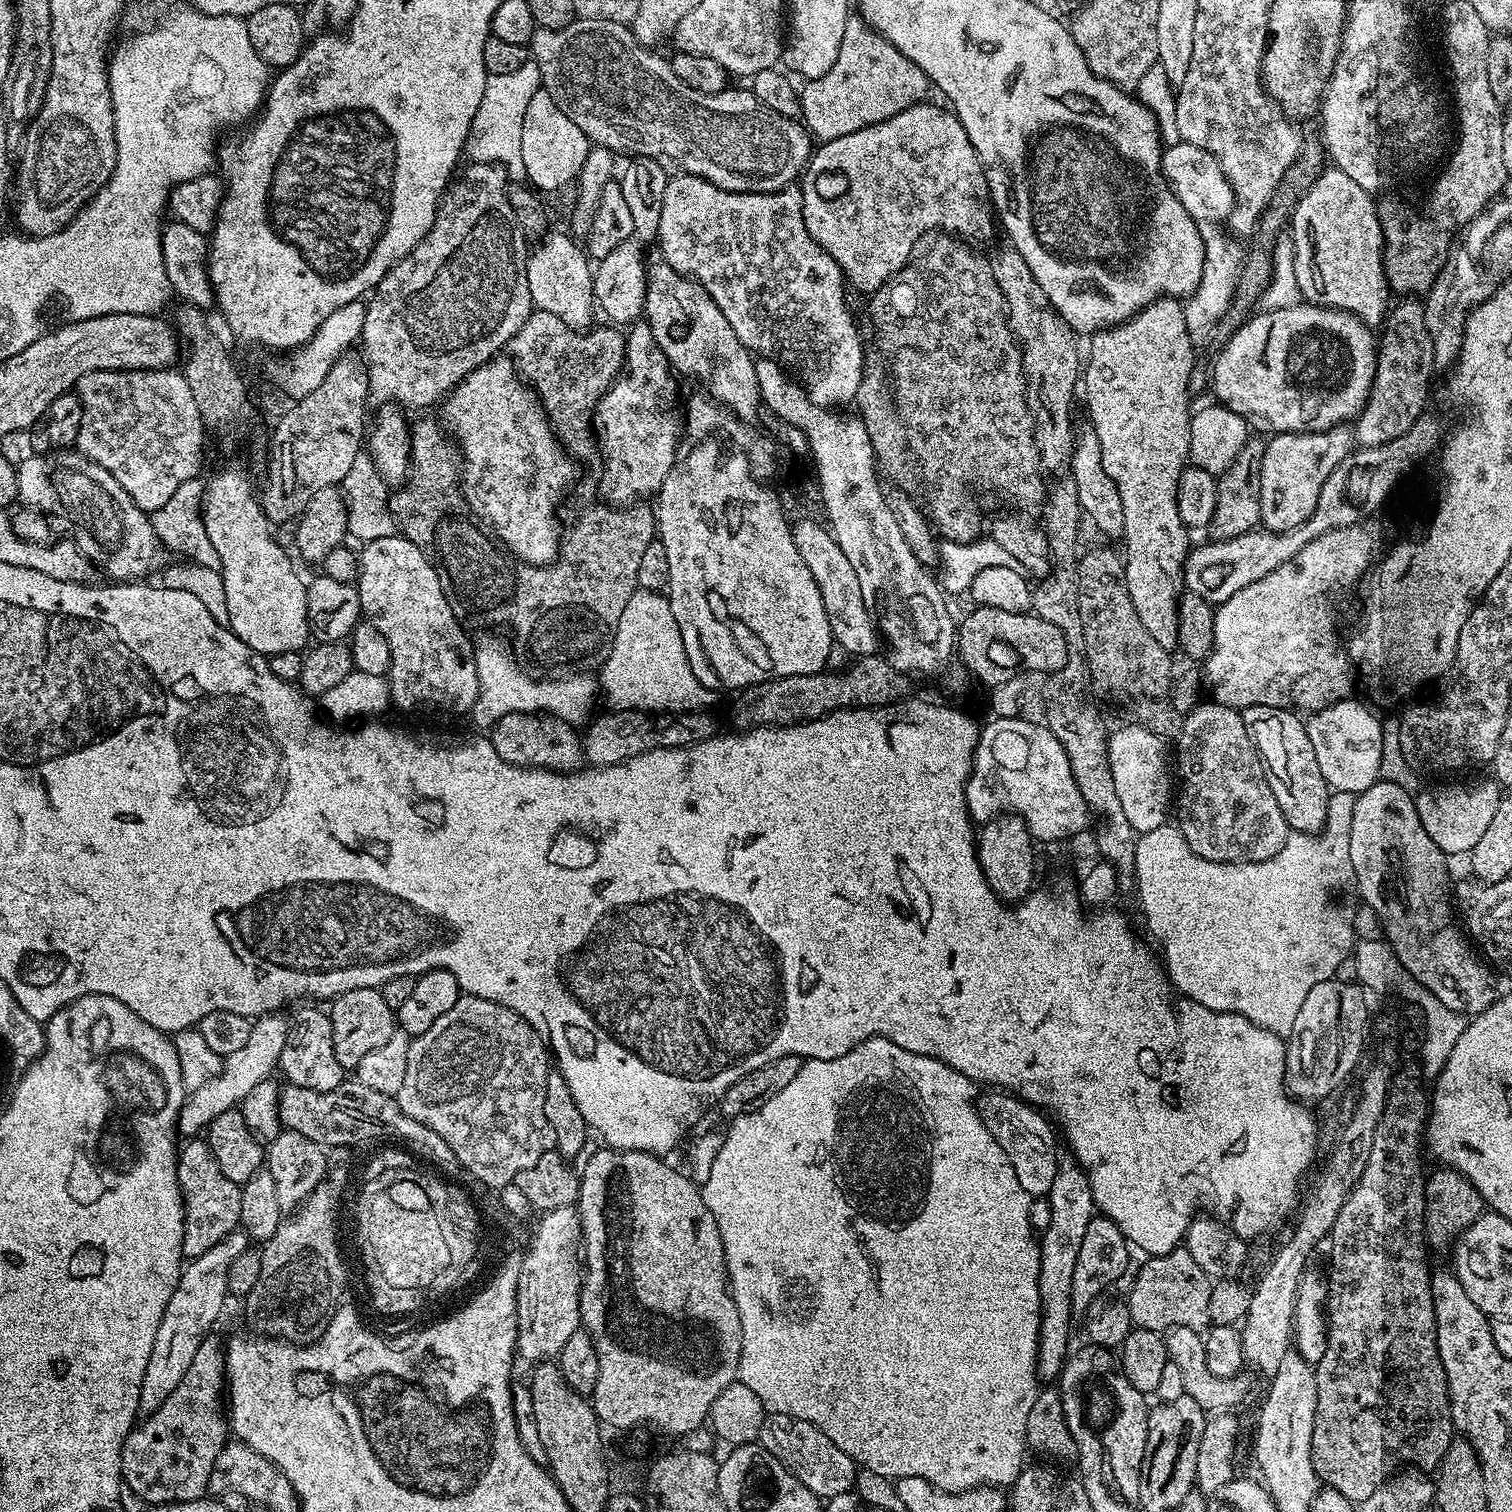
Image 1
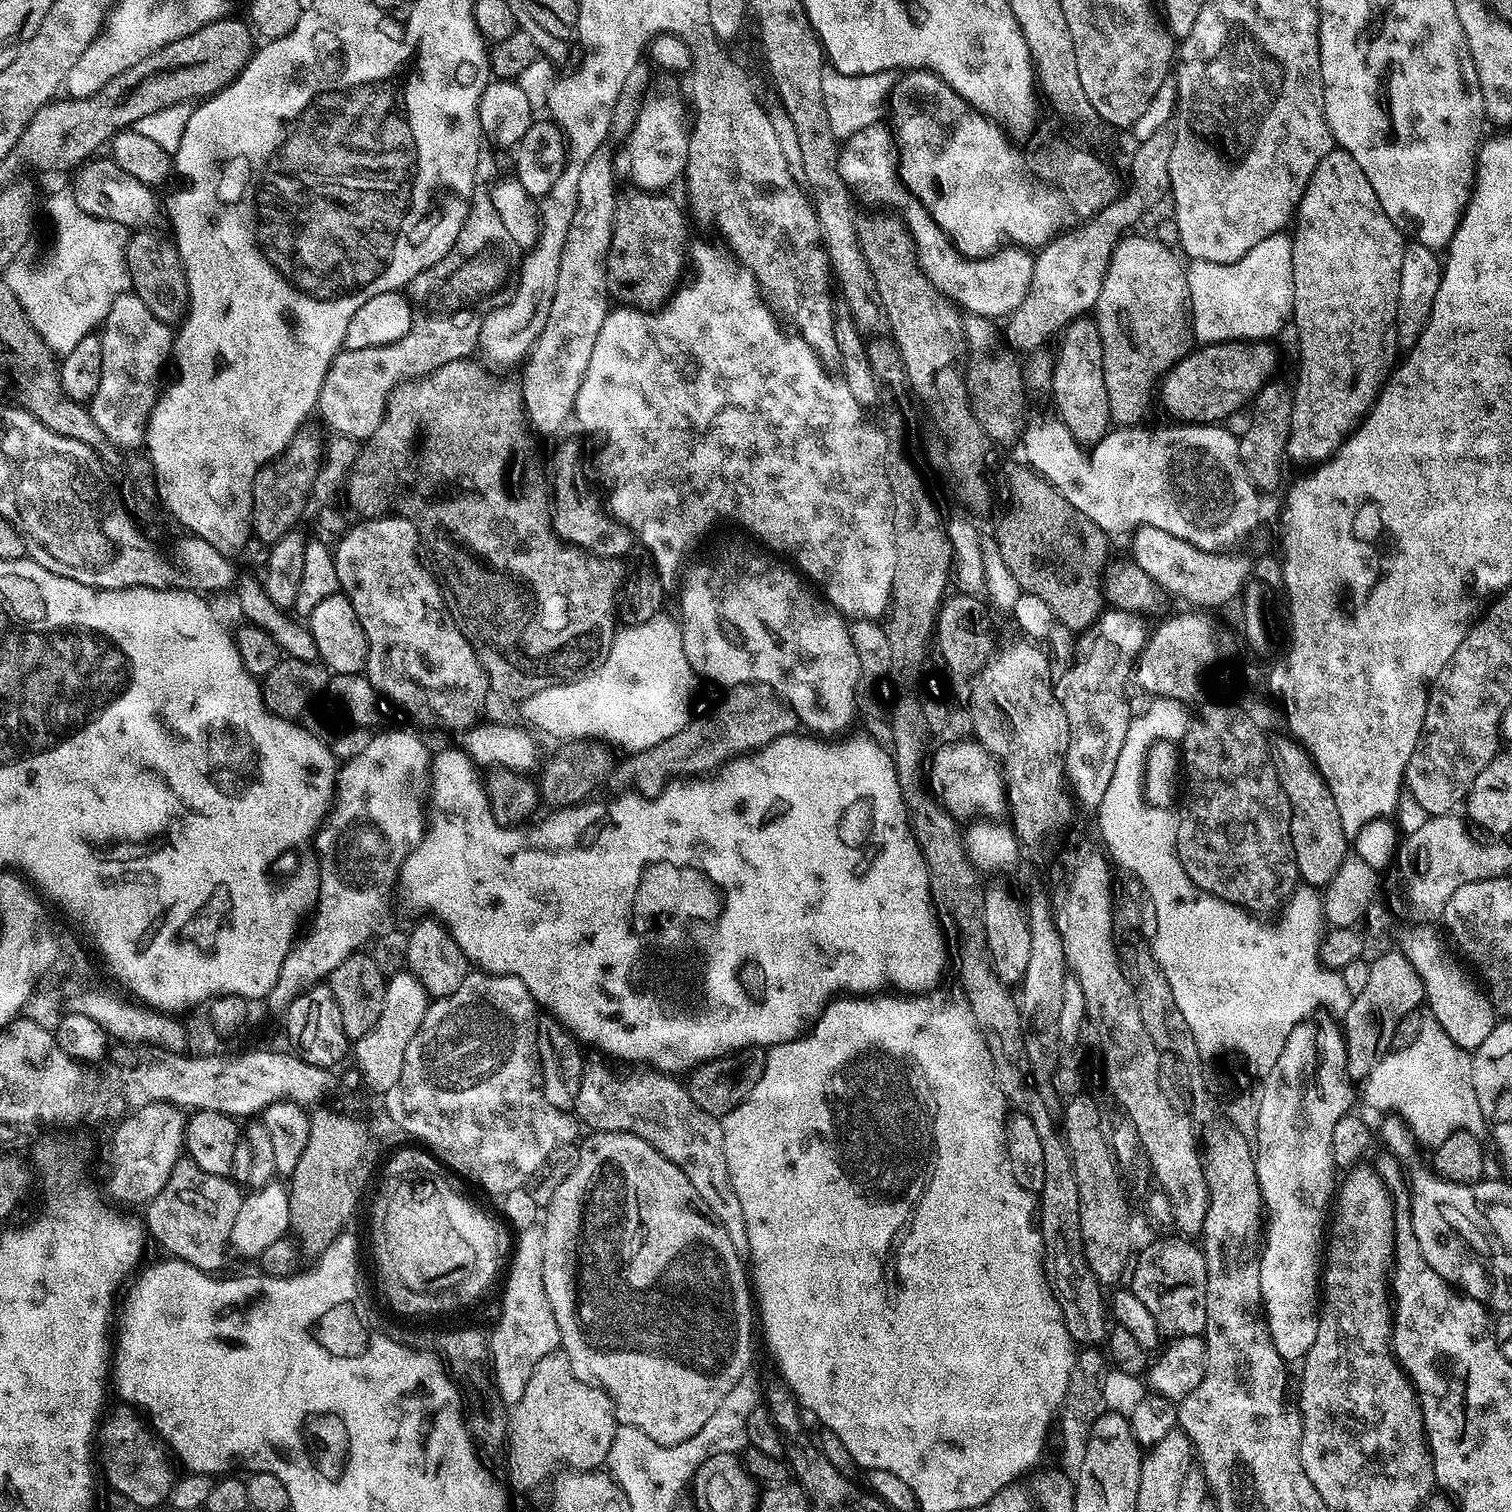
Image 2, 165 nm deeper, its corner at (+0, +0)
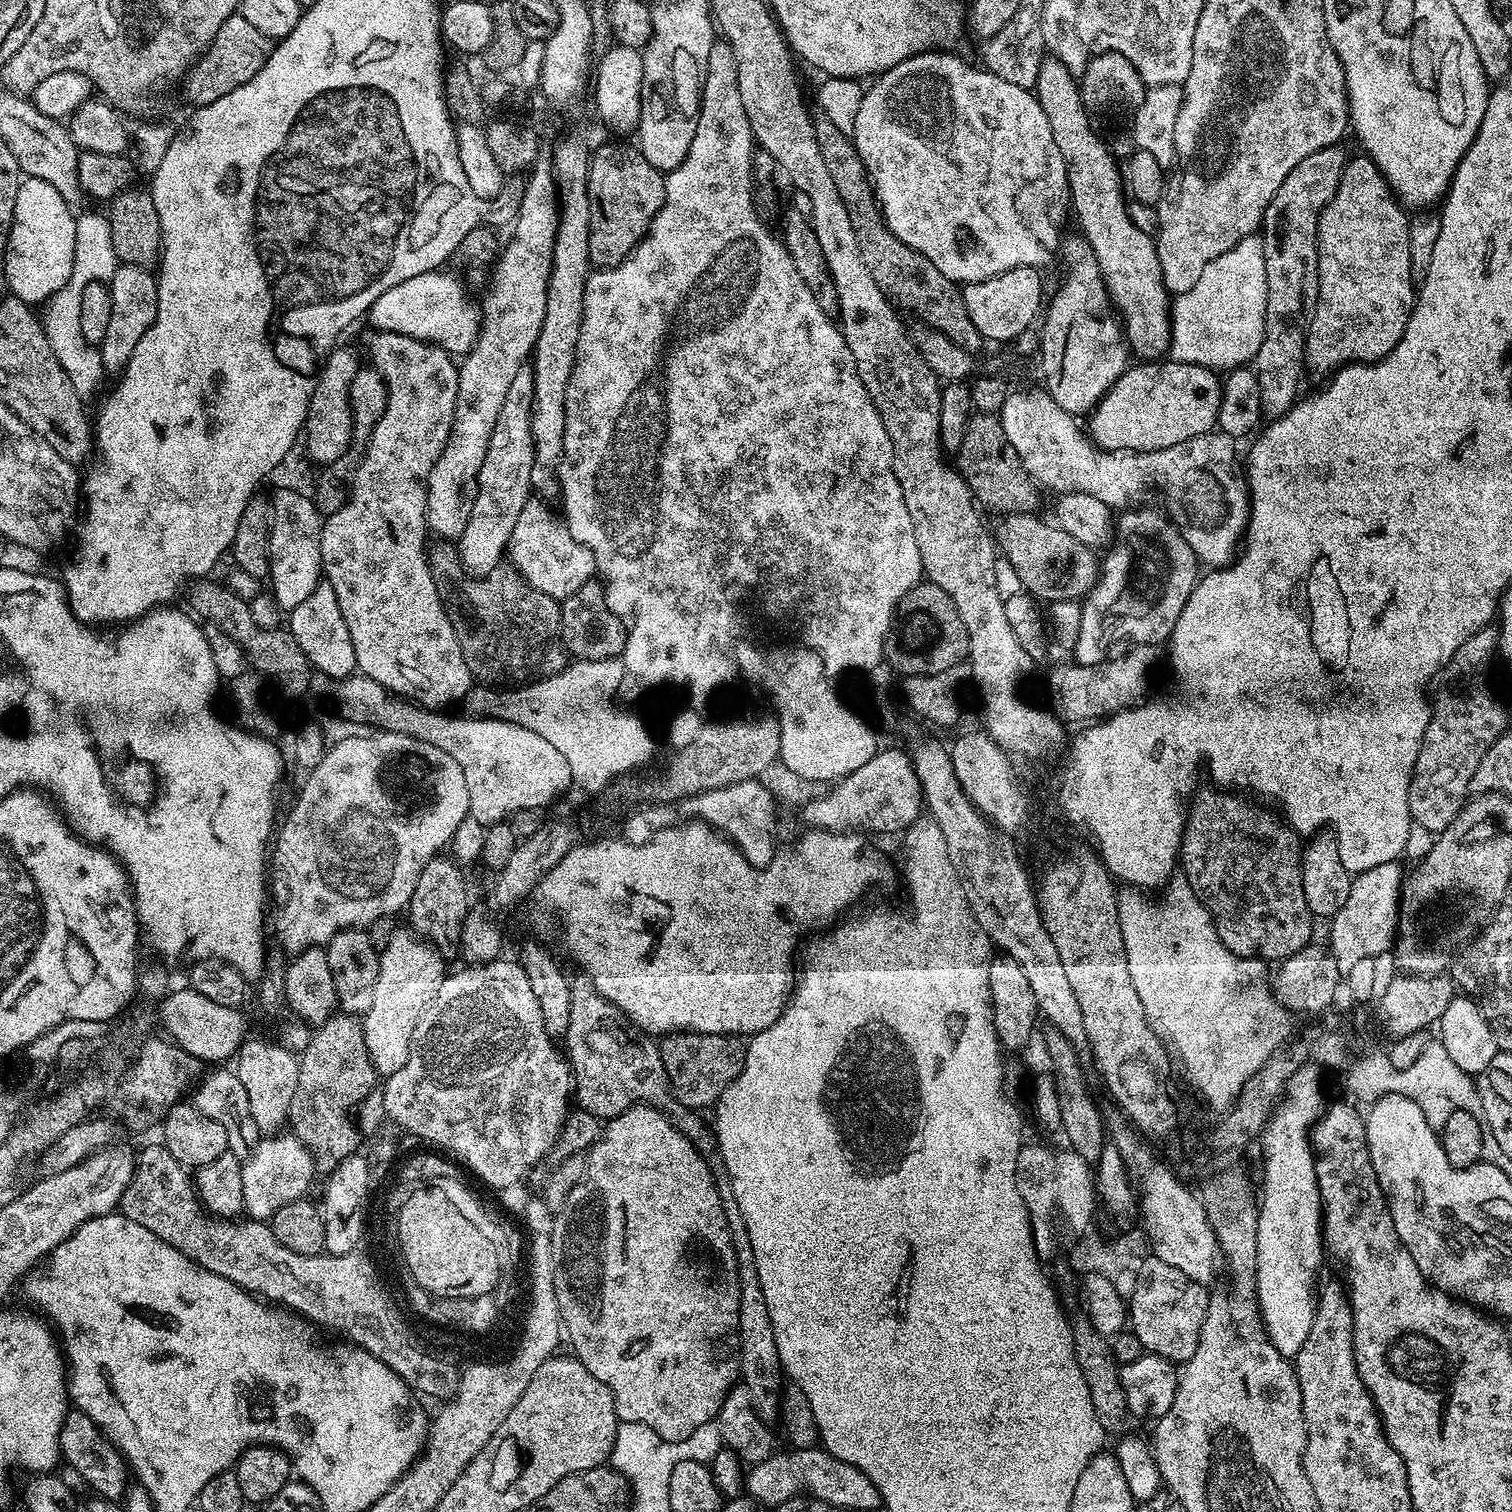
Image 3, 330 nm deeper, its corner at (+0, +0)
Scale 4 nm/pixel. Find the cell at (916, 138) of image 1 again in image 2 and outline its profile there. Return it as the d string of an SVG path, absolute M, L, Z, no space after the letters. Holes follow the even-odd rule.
M877 122L870 126L862 126L854 135L848 137L839 145L839 156L836 168L840 177L848 184L848 187L855 199L864 204L881 204L881 209L894 210L897 208L899 219L903 226L910 233L915 251L918 253L918 265L928 281L936 288L945 301L957 304L965 308L972 316L986 316L989 318L1007 317L1026 298L1026 290L1030 290L1030 274L1032 273L1033 253L1029 249L1019 246L1000 246L991 254L985 254L979 258L964 256L952 245L947 234L936 225L936 222L927 209L920 204L919 200L905 188L900 180L900 154L896 147L896 137L893 129L884 125L884 122Z

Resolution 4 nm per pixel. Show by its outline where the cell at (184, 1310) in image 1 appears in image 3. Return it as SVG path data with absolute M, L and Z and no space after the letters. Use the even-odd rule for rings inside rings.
M276 1134L261 1141L256 1151L252 1153L251 1158L245 1161L243 1170L243 1202L244 1209L247 1215L252 1216L252 1220L256 1222L269 1221L273 1214L282 1206L288 1205L294 1200L301 1199L313 1178L316 1175L315 1157L307 1147L292 1134Z

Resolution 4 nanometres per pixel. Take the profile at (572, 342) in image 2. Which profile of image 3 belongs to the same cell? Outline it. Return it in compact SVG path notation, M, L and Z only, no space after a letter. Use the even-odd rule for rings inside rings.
M525 366L514 374L502 414L498 414L498 422L494 422L486 462L482 462L482 470L476 479L480 492L476 496L470 522L458 541L458 551L465 569L478 578L487 576L501 565L510 534L514 534L514 522L518 522L518 514L522 514L522 506L530 499L534 488L532 465L536 463L536 454L532 437L533 398L534 378L531 367Z

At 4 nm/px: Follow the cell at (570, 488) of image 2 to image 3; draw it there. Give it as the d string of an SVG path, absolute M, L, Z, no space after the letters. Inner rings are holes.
M530 498L525 502L518 522L514 522L514 534L510 534L506 552L509 557L512 555L511 565L528 584L561 602L597 575L596 560L592 551L570 534L561 513L547 503L551 504L544 498Z

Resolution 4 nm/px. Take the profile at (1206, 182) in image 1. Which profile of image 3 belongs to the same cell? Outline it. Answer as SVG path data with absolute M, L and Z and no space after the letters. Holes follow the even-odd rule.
M948 50L917 52L898 66L879 73L871 81L873 84L867 85L862 106L858 106L858 118L854 118L854 130L850 134L864 173L872 184L872 191L876 193L876 202L880 205L886 226L899 240L906 242L906 246L930 258L930 262L934 262L934 266L938 266L938 270L942 270L942 274L946 274L946 278L950 278L958 286L977 284L1006 270L1036 268L1046 263L1051 256L1053 259L1060 251L1062 233L1065 231L1064 219L1067 216L1069 219L1070 216L1066 162L1062 158L1062 150L1058 150L1054 143L1054 133L1050 131L1050 122L1042 111L1042 106L1031 91L1022 86L1014 86L990 71L979 70L971 68L966 61L951 56Z

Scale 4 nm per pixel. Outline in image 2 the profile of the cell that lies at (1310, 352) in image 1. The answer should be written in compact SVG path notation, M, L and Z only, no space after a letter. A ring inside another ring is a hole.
M1229 342L1226 344L1206 344L1197 347L1195 350L1188 353L1180 359L1176 365L1168 371L1168 373L1162 377L1162 383L1158 388L1158 396L1164 399L1164 404L1168 407L1169 412L1177 416L1177 421L1180 422L1191 422L1194 424L1215 424L1217 422L1227 421L1228 416L1231 412L1239 412L1251 401L1252 397L1256 396L1260 389L1264 387L1265 384L1269 383L1273 379L1272 371L1276 368L1276 352L1272 349L1273 345L1268 342Z

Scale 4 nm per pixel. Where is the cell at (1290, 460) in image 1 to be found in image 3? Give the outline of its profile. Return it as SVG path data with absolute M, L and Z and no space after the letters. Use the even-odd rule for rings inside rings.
M1363 154L1353 155L1344 167L1334 198L1322 210L1318 234L1318 294L1320 301L1312 311L1304 343L1304 363L1309 373L1327 377L1346 364L1371 364L1388 356L1402 338L1412 317L1412 307L1418 295L1412 279L1410 262L1410 216L1396 198L1395 192L1378 170L1378 166Z

